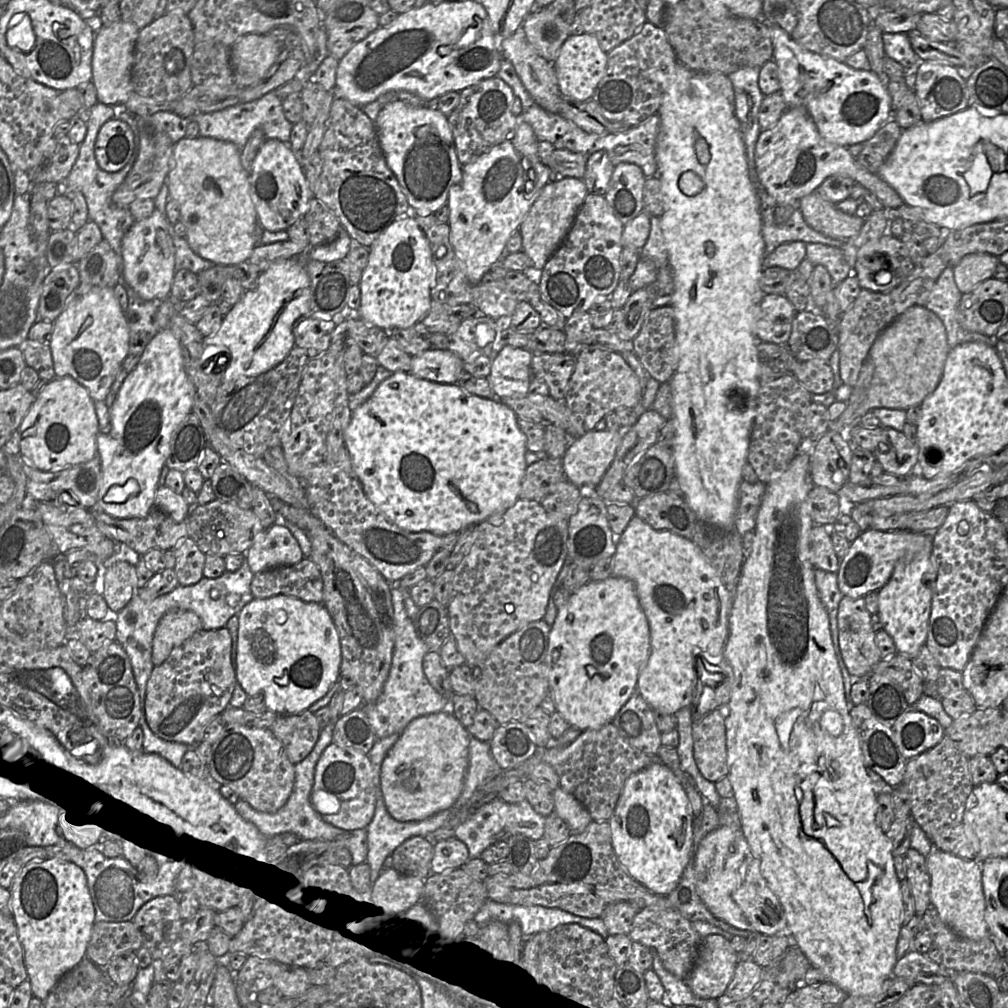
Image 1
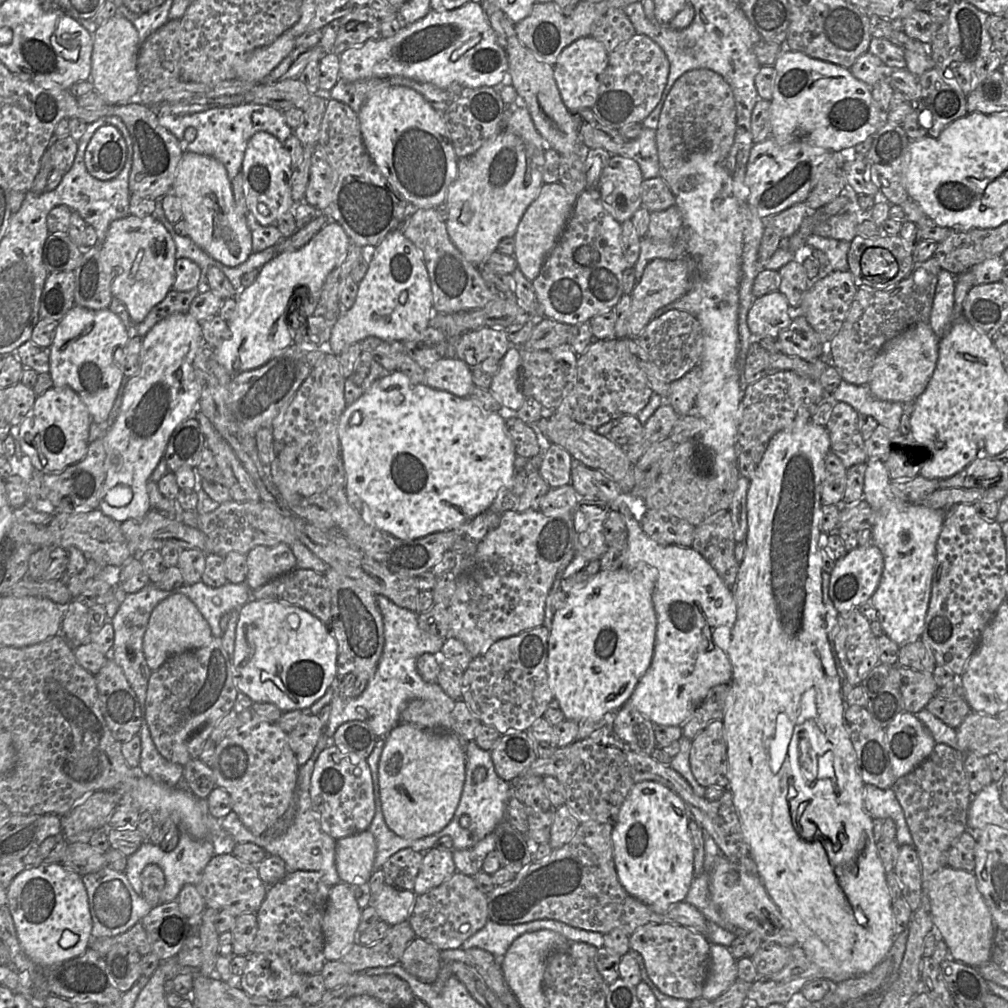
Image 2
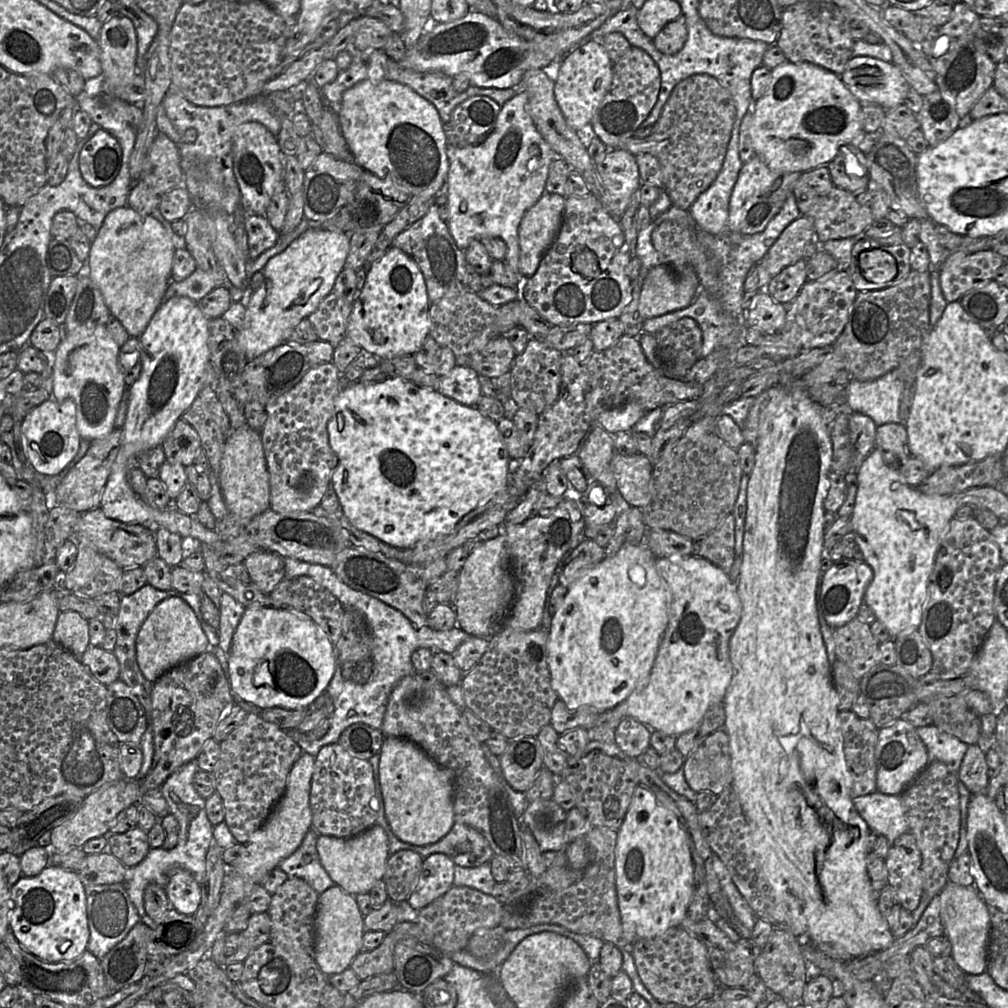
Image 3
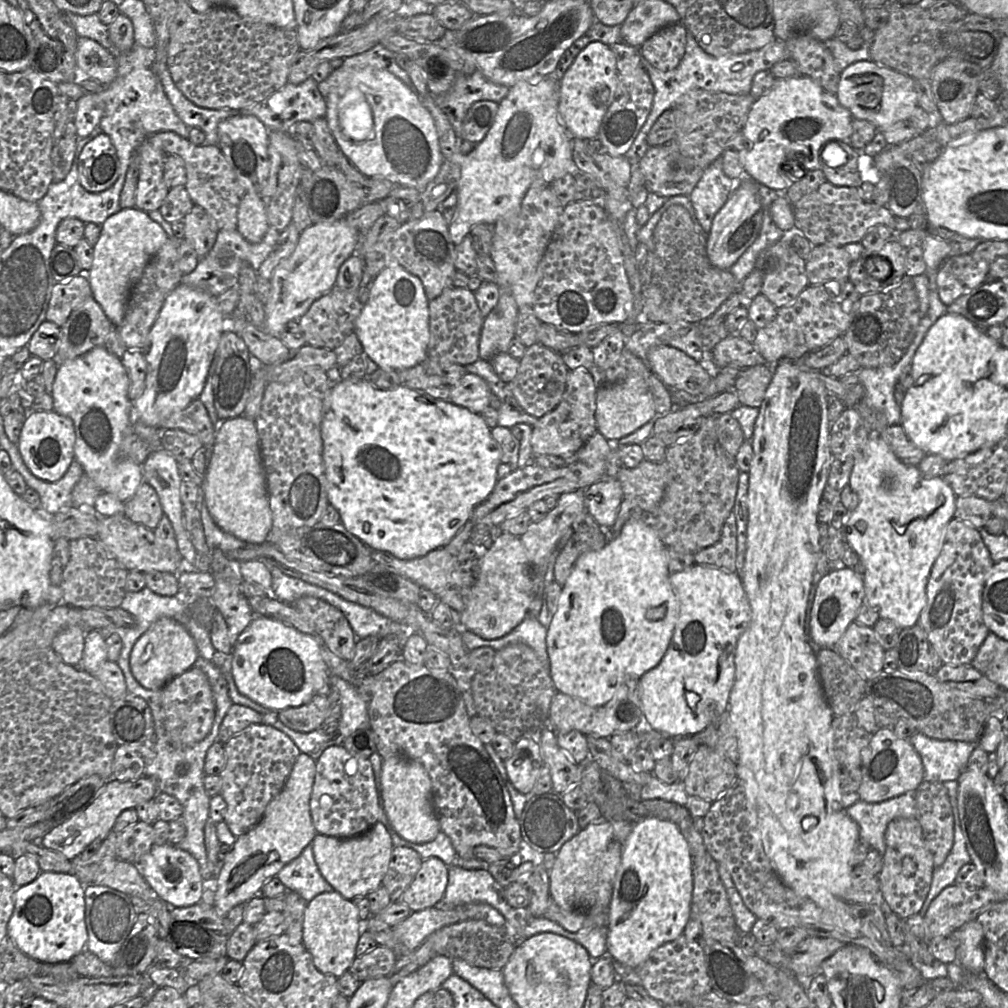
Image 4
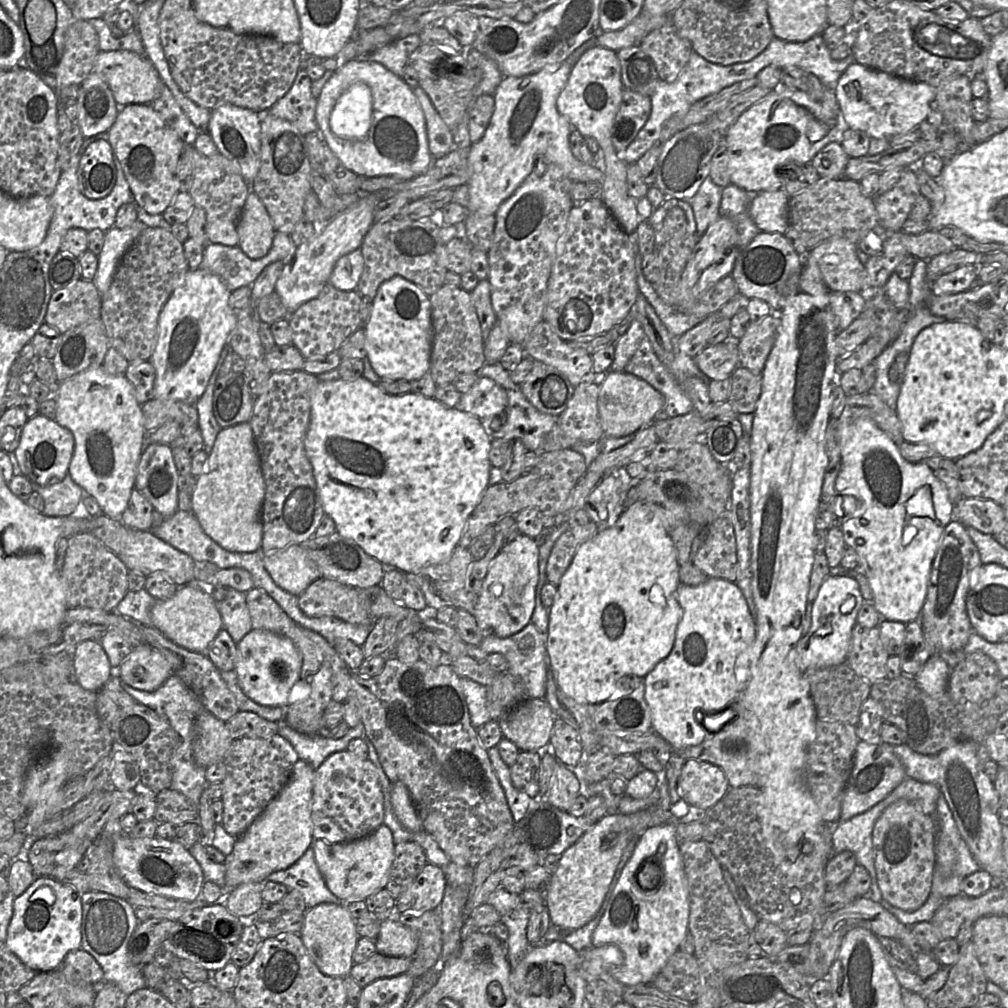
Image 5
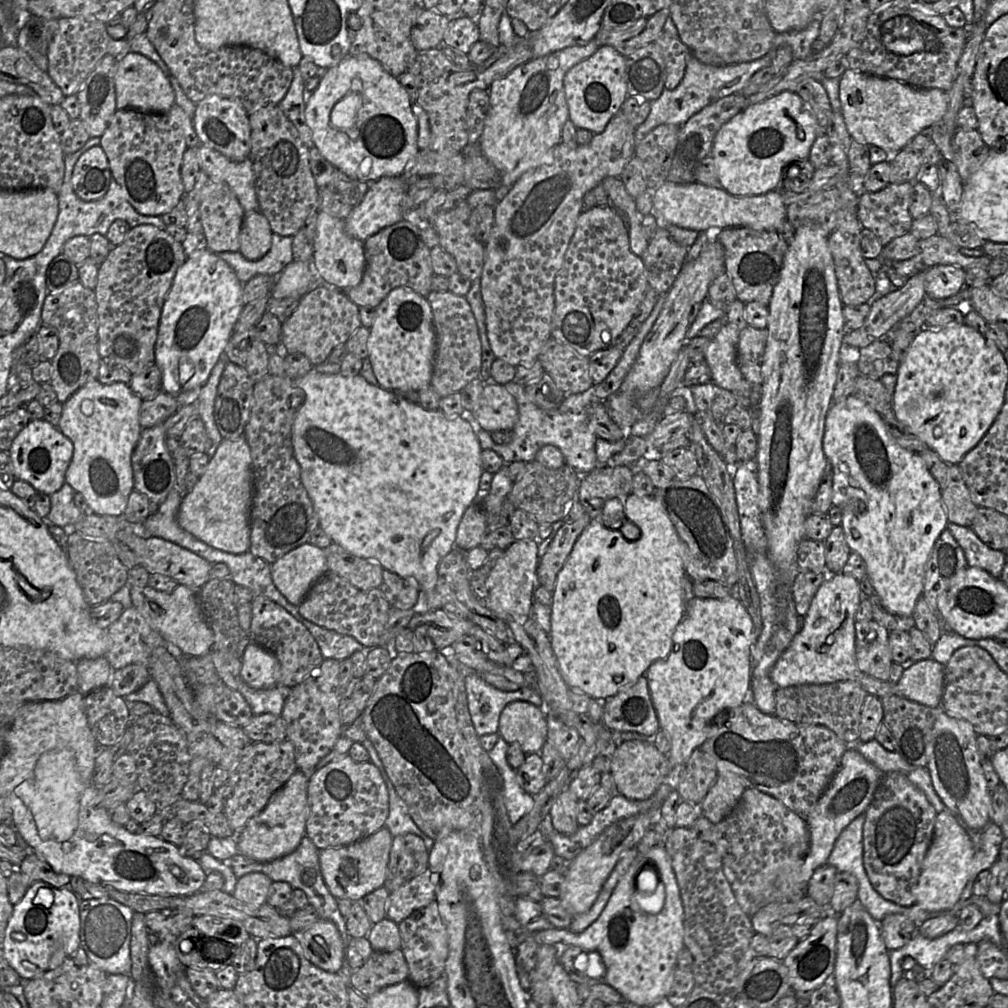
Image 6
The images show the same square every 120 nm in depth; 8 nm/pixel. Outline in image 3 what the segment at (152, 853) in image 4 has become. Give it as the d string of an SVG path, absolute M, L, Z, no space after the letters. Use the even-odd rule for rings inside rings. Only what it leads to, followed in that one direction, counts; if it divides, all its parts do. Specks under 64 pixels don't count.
M180 867L168 871L165 887L171 907L186 915L194 915L201 904L201 884L192 874Z

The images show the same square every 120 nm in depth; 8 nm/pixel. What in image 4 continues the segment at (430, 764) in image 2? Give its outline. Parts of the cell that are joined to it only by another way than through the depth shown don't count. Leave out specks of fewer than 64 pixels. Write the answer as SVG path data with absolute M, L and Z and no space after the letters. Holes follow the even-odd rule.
M402 755L384 758L381 766L381 784L387 818L400 837L421 844L432 841L441 832L432 805L431 780L419 762Z

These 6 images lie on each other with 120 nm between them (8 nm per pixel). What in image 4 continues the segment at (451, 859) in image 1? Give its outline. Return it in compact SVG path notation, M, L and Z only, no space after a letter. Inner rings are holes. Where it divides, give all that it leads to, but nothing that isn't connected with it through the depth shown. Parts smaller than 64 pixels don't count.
M437 857L423 859L400 902L406 904L412 912L440 905L448 884L448 869L449 866Z

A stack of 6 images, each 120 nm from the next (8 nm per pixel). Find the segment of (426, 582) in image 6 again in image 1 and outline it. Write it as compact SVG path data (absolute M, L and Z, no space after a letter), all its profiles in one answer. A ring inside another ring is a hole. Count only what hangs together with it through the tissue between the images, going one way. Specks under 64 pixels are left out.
M398 371L381 382L372 396L353 411L344 441L363 490L379 512L390 522L408 532L431 532L438 536L445 536L476 526L491 517L498 517L519 499L521 483L528 465L525 461L527 439L517 420L515 412L499 398L483 398L466 392L457 384L435 383L415 377L409 372Z

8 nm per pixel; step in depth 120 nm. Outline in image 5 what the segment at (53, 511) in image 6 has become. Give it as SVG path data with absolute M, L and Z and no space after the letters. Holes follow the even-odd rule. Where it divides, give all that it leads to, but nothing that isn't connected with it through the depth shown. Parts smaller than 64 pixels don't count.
M67 473L64 479L52 485L42 486L32 482L33 491L38 492L44 500L41 513L46 516L68 516L72 514L86 493Z

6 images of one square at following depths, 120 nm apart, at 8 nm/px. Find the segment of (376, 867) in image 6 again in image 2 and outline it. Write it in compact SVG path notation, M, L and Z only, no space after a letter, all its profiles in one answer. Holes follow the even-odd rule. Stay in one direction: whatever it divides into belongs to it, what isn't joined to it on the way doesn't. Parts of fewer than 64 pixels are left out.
M366 829L339 839L335 845L335 863L341 882L367 882L374 870L376 843Z

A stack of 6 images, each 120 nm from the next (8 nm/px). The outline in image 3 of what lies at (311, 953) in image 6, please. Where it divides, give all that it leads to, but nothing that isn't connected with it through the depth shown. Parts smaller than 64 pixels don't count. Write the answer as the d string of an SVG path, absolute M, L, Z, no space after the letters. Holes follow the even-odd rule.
M338 885L326 889L319 895L314 919L314 960L323 974L331 976L350 967L353 958L362 951L365 932L363 915L356 899Z

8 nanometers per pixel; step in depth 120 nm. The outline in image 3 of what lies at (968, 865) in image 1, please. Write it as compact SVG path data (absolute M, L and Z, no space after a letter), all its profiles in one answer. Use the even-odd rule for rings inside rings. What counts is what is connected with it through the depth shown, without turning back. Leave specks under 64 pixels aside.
M950 881L939 893L939 898L944 936L952 945L953 960L966 974L980 975L986 972L991 927L988 905L974 886L965 887Z

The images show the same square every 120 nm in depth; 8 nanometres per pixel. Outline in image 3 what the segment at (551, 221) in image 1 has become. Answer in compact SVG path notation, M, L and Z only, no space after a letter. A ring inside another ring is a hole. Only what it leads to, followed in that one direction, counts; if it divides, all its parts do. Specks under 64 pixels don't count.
M544 192L519 225L519 272L529 278L559 231L566 197Z

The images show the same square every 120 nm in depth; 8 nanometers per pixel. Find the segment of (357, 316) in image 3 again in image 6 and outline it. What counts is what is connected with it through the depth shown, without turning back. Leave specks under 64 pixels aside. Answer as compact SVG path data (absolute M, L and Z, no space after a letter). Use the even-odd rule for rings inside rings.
M407 287L391 290L376 308L367 349L367 358L381 388L388 391L419 391L430 385L436 355L436 335L427 299Z

